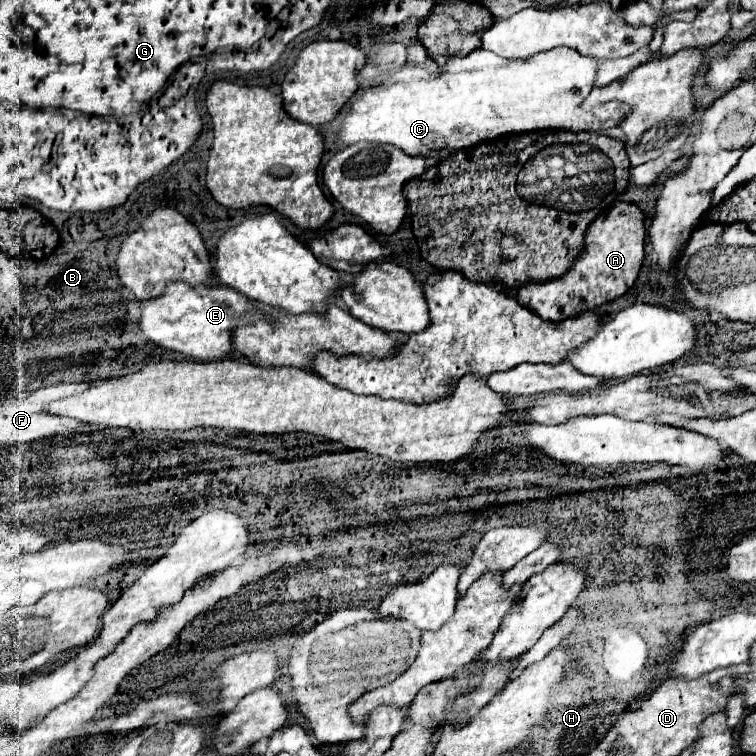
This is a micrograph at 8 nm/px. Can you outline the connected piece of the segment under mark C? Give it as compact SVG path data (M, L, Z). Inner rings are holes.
M553 48L537 54L529 60L509 60L501 58L489 50L475 50L465 58L453 56L443 66L443 72L429 72L423 66L403 66L395 72L395 80L389 80L367 92L353 96L353 108L347 110L345 122L339 130L337 142L341 146L351 146L355 142L379 142L393 144L411 156L445 160L453 152L479 146L483 142L495 140L505 134L519 134L531 130L599 130L615 128L625 118L625 104L609 102L593 110L583 110L581 104L595 86L597 58L581 56L575 48Z

